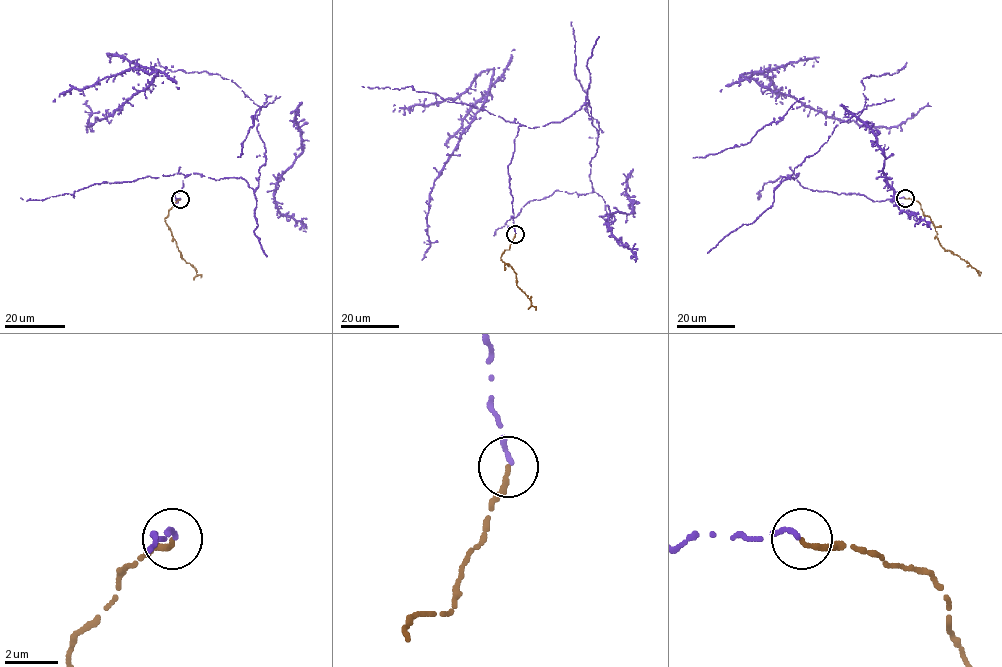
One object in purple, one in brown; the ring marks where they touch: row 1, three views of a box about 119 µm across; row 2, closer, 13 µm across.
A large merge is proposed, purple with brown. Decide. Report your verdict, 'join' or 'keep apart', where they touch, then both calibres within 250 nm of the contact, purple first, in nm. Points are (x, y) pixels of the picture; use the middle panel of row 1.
join; place (515, 234); calibres 180 and 180 nm

